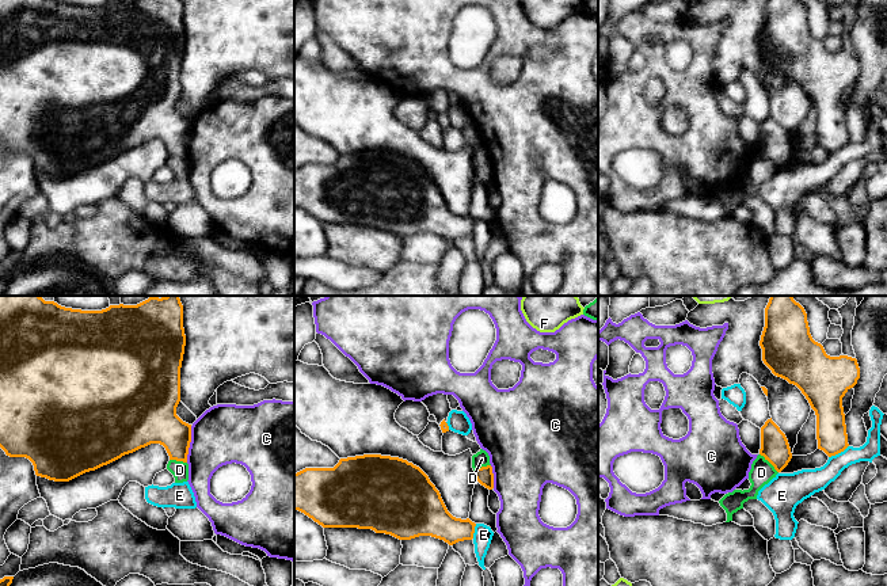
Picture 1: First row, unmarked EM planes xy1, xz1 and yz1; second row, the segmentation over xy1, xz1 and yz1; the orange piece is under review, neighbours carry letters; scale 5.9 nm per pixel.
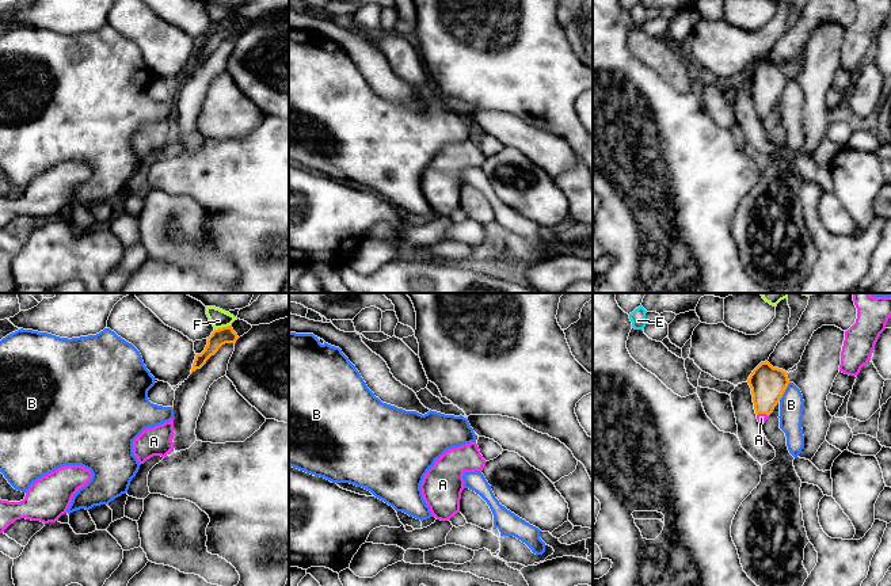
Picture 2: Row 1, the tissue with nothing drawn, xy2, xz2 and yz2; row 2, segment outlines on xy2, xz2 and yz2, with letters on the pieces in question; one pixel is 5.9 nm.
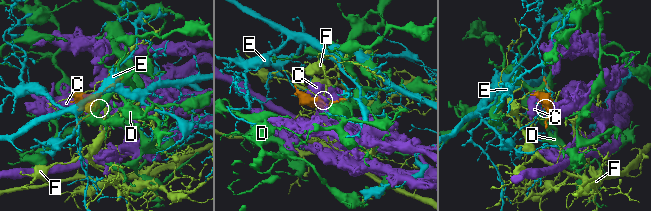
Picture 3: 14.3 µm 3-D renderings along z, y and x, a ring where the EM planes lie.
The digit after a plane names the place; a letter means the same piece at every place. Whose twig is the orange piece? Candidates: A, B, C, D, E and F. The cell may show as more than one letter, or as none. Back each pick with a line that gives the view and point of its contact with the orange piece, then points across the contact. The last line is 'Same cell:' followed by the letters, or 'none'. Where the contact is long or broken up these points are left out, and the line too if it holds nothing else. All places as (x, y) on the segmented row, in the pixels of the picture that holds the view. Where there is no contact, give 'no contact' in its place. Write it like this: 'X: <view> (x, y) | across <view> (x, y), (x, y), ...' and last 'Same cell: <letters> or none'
A: yz2 (762, 413)
Same cell: A

